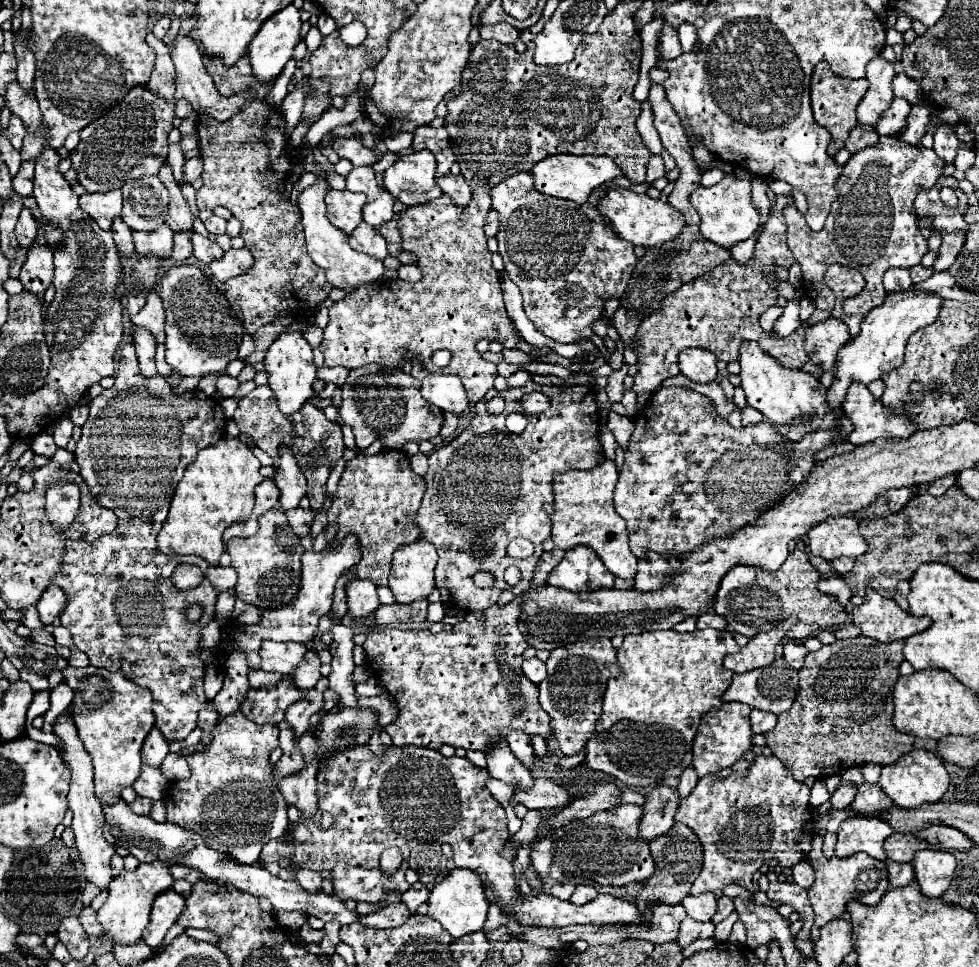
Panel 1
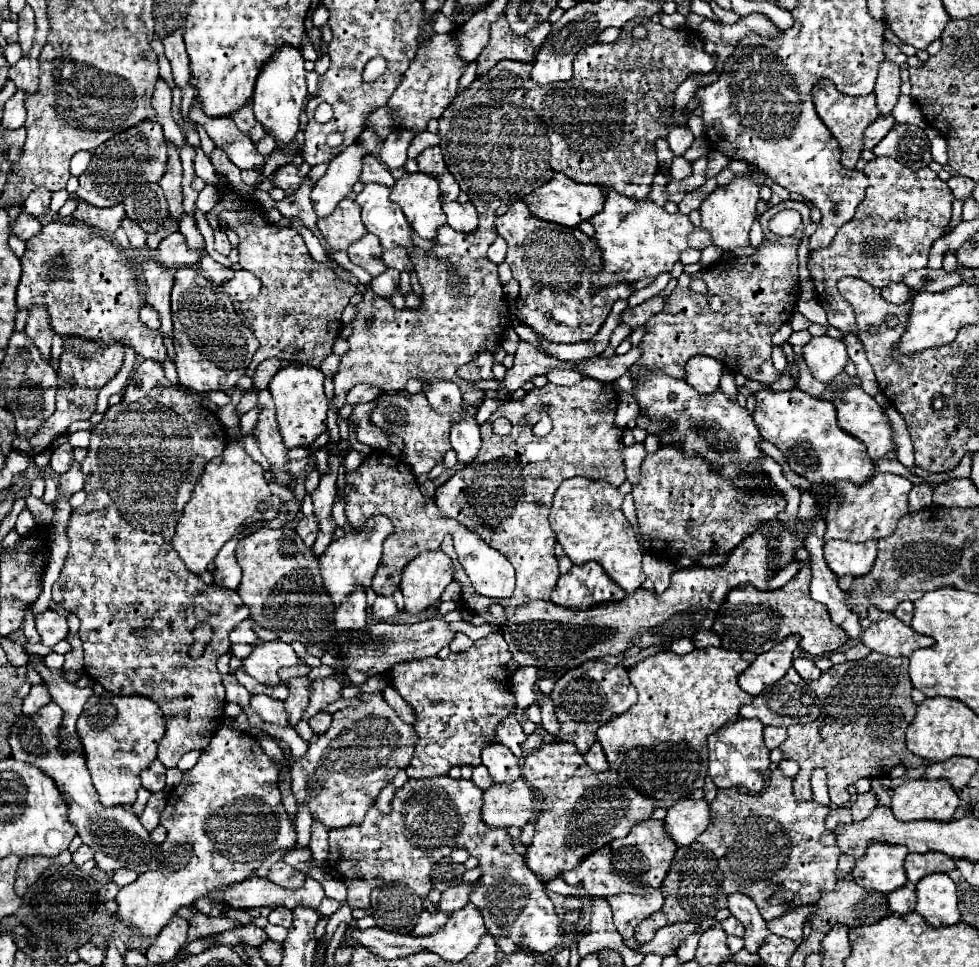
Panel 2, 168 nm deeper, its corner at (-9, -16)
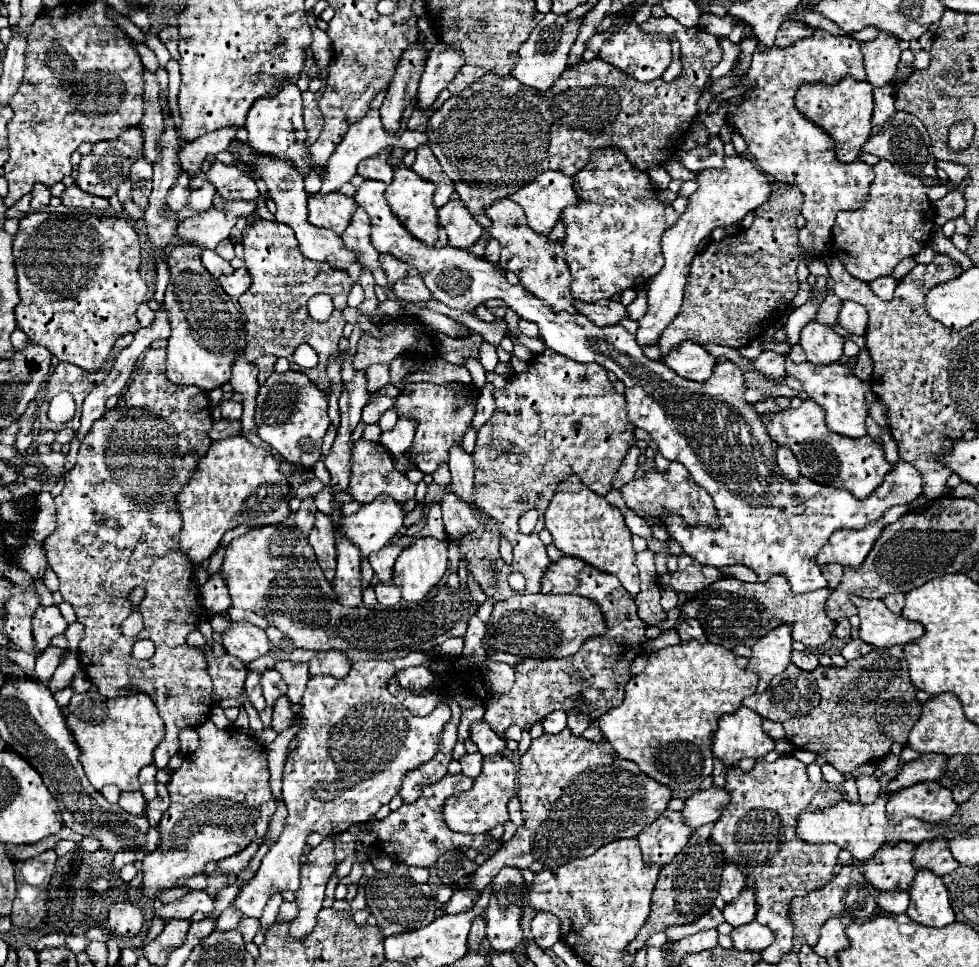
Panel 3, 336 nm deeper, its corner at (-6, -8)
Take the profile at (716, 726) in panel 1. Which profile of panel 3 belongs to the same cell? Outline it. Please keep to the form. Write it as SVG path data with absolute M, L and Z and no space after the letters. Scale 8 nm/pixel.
M744 706L720 718L712 740L714 756L732 766L736 766L742 758L762 758L774 750L776 744L762 730L762 716Z

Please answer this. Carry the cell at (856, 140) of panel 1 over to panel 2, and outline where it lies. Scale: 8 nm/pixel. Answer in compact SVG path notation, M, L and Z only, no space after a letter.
M879 116L873 124L867 126L865 130L865 150L873 150L875 144L879 144L879 140L883 140L883 136L893 128L895 120L893 116Z

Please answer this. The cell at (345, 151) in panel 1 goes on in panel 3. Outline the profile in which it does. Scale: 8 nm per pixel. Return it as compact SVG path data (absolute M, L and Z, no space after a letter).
M368 158L358 164L358 174L366 180L380 180L384 184L390 184L394 176L394 168L382 158Z

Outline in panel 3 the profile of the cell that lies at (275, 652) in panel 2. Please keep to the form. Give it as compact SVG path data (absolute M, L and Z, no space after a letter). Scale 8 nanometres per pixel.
M232 622L228 630L222 632L222 644L228 654L240 658L244 664L268 654L272 650L266 632L248 624L248 622Z

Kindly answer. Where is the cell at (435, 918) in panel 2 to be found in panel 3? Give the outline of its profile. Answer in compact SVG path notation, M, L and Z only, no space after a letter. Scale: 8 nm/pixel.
M466 888L466 890L456 890L452 900L444 906L446 914L458 914L458 912L466 912L470 908L474 908L476 900L480 898L480 892L476 892L474 888Z

